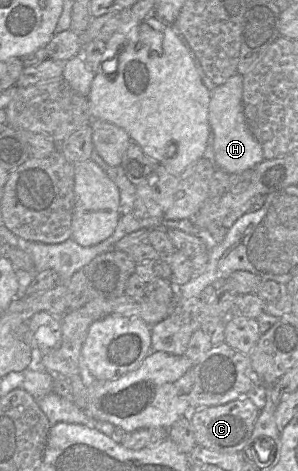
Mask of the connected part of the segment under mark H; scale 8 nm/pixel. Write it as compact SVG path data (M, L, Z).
M235 74L211 91L209 104L210 133L218 168L228 174L254 169L264 160L263 150L246 122L243 110L243 76Z

